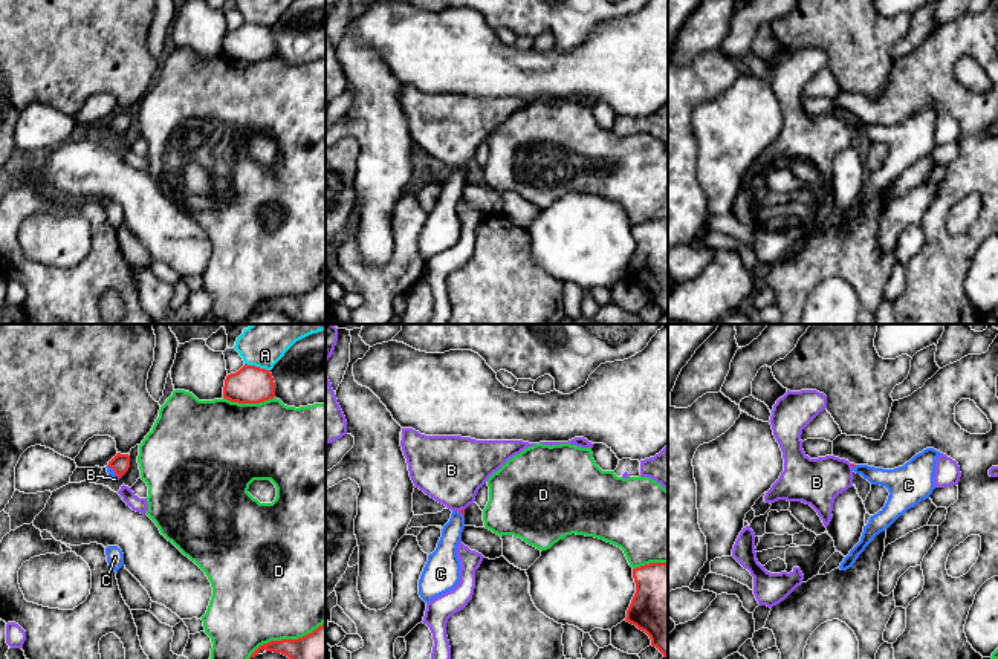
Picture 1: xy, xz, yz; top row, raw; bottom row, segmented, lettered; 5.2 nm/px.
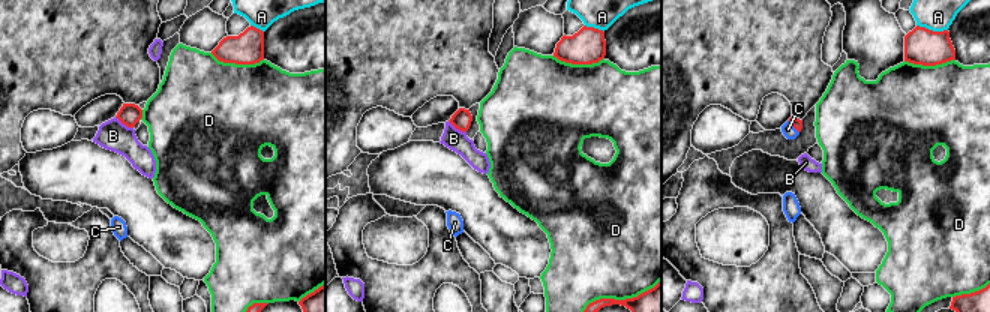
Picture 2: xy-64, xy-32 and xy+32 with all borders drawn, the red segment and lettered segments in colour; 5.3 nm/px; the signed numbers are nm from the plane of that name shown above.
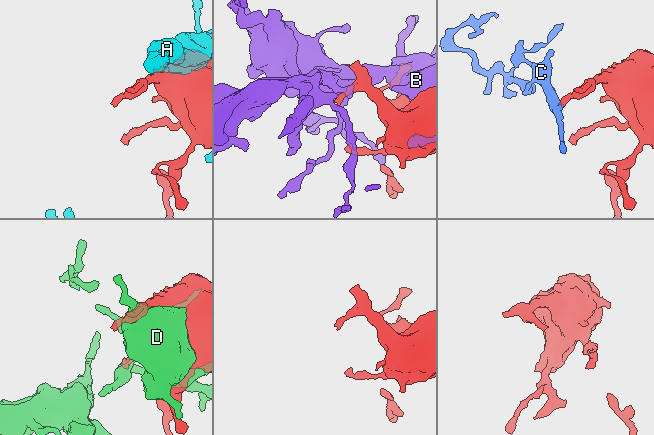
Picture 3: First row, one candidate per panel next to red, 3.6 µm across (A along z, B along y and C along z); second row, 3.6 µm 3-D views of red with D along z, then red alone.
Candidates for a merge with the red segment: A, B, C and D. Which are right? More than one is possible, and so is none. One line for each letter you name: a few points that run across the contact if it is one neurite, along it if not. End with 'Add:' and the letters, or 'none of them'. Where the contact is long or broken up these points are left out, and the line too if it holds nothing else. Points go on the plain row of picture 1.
C: Line: xy (121, 120), (113, 127), (110, 129)
Add: C

